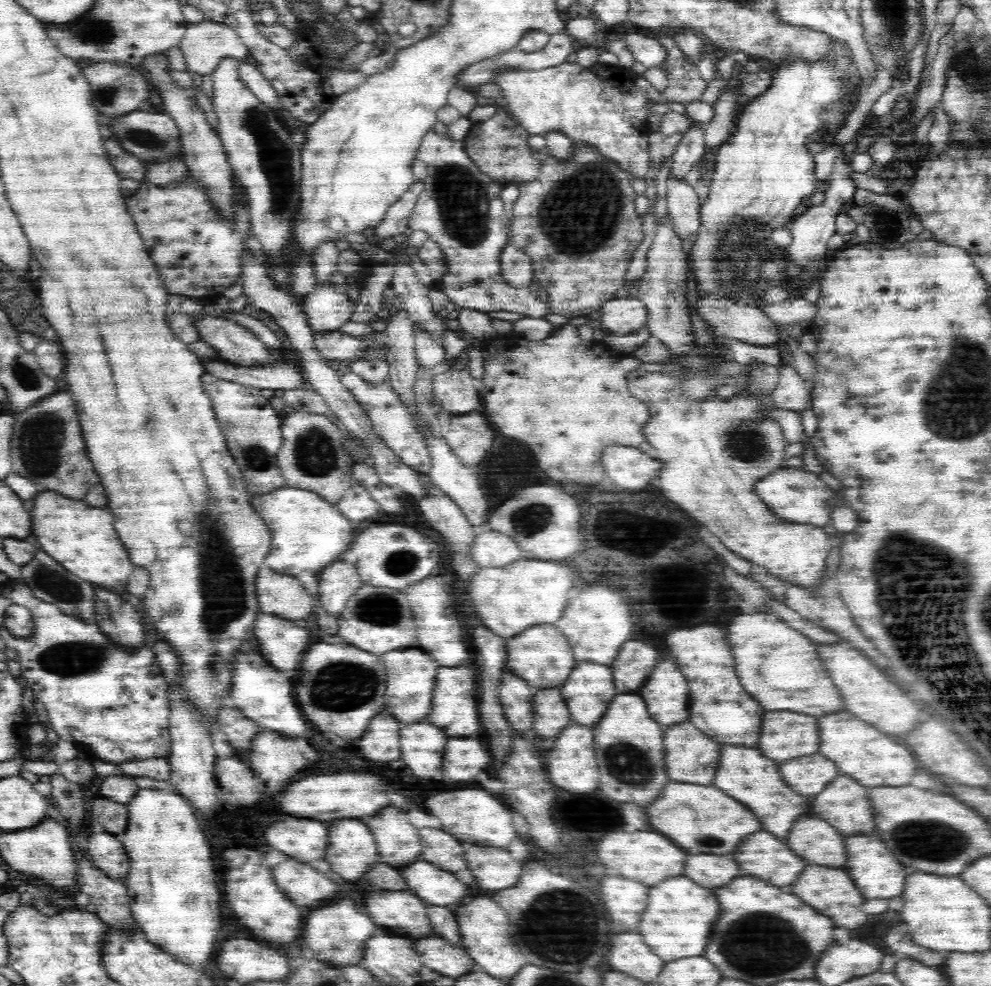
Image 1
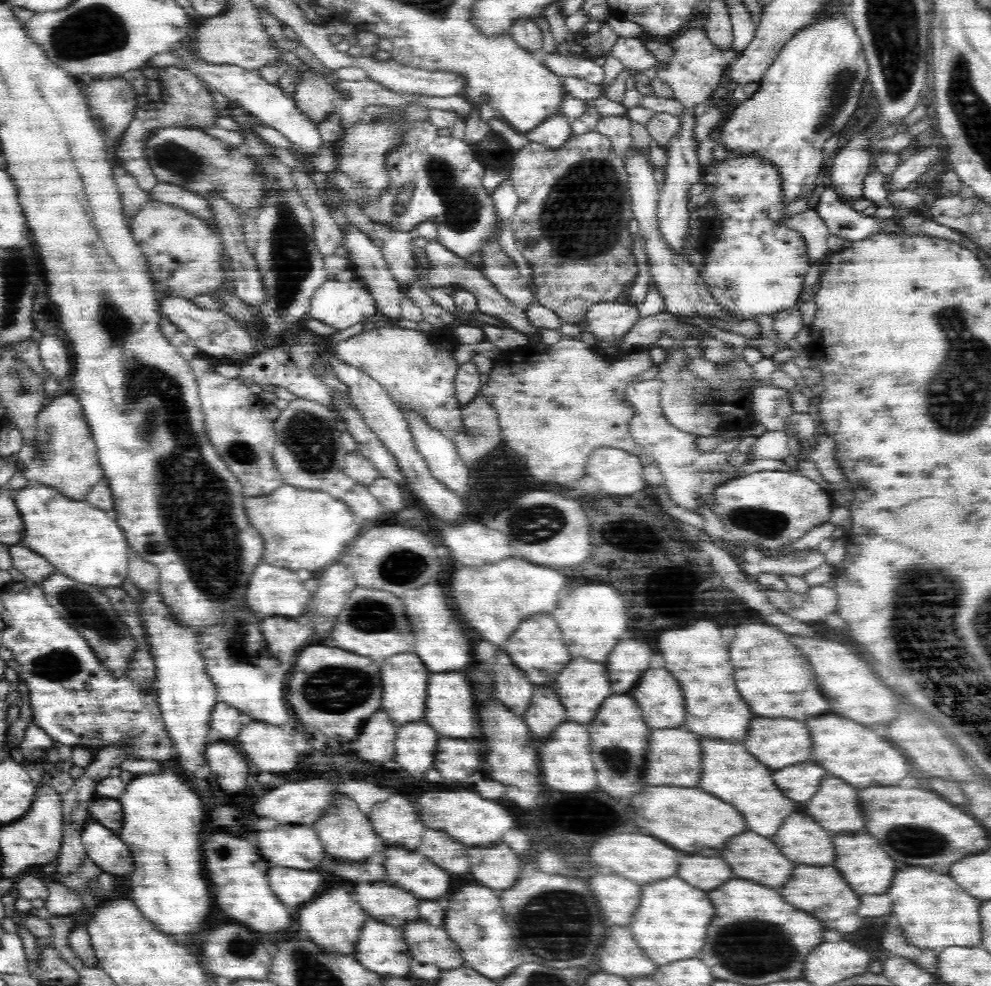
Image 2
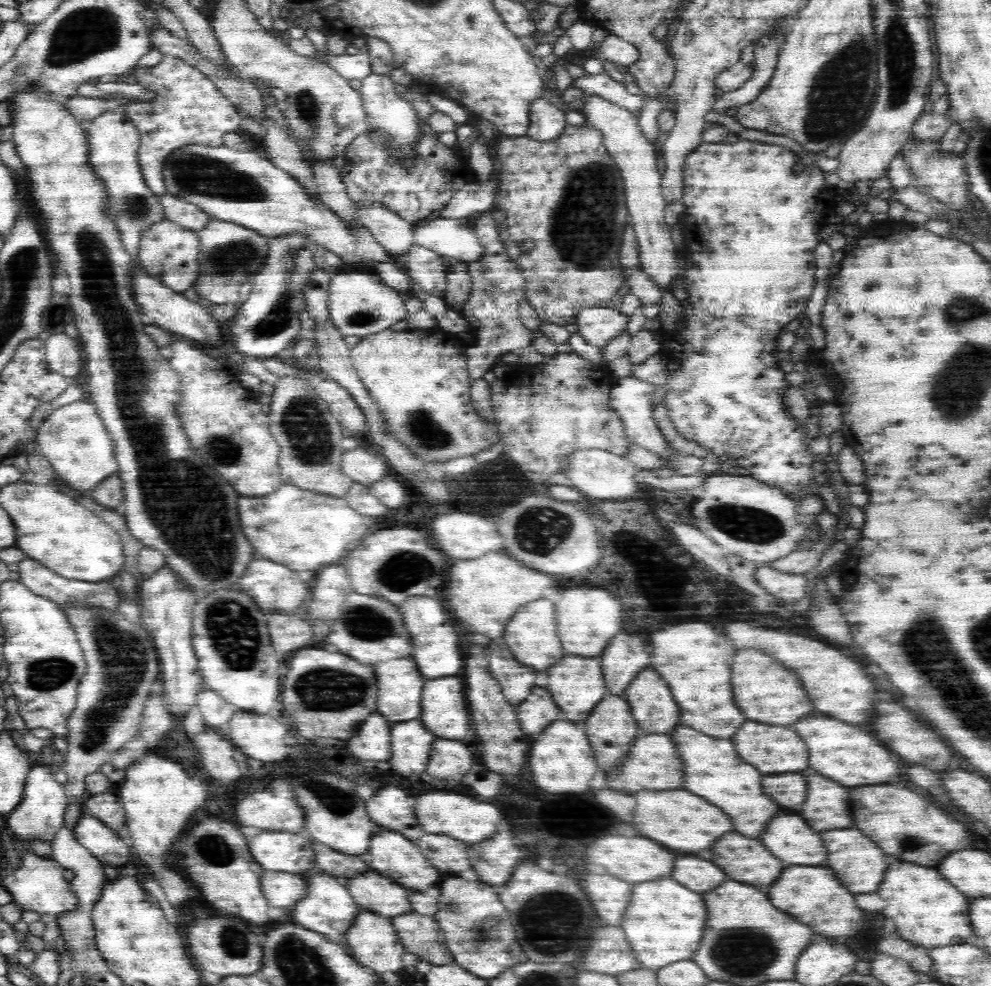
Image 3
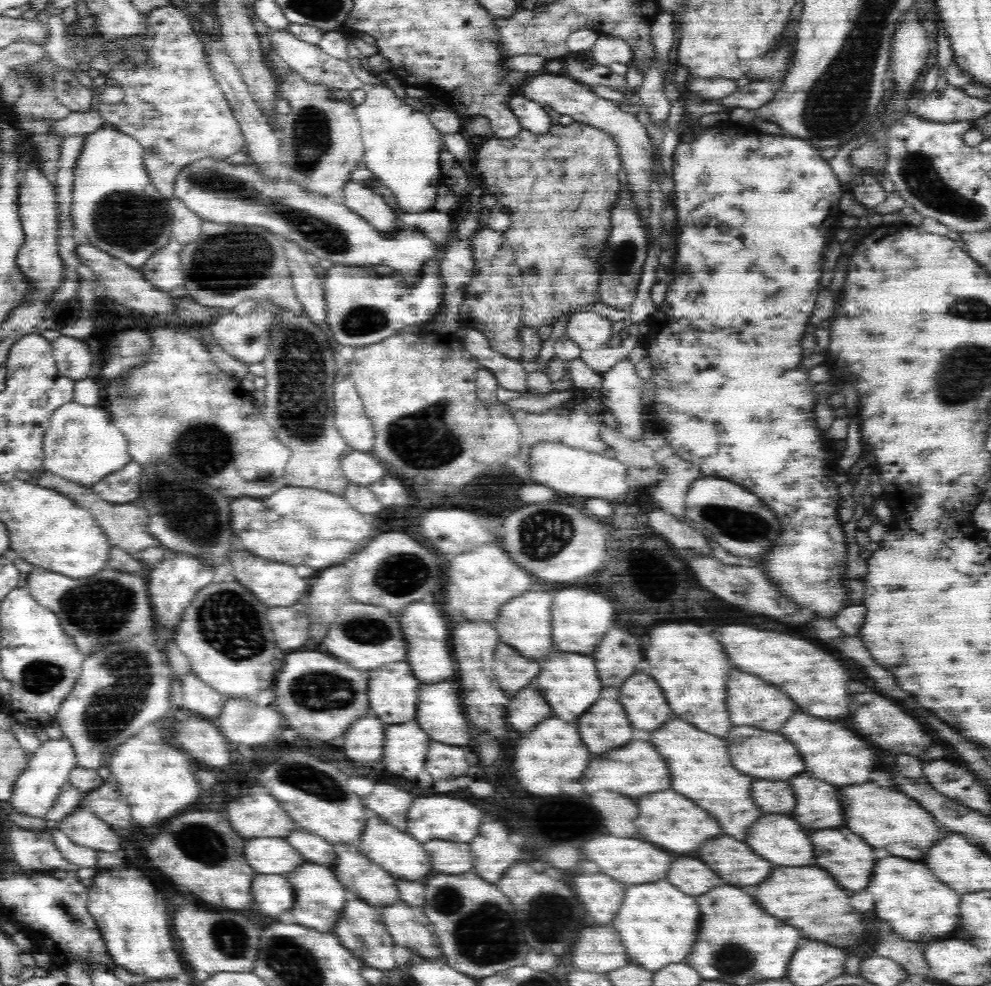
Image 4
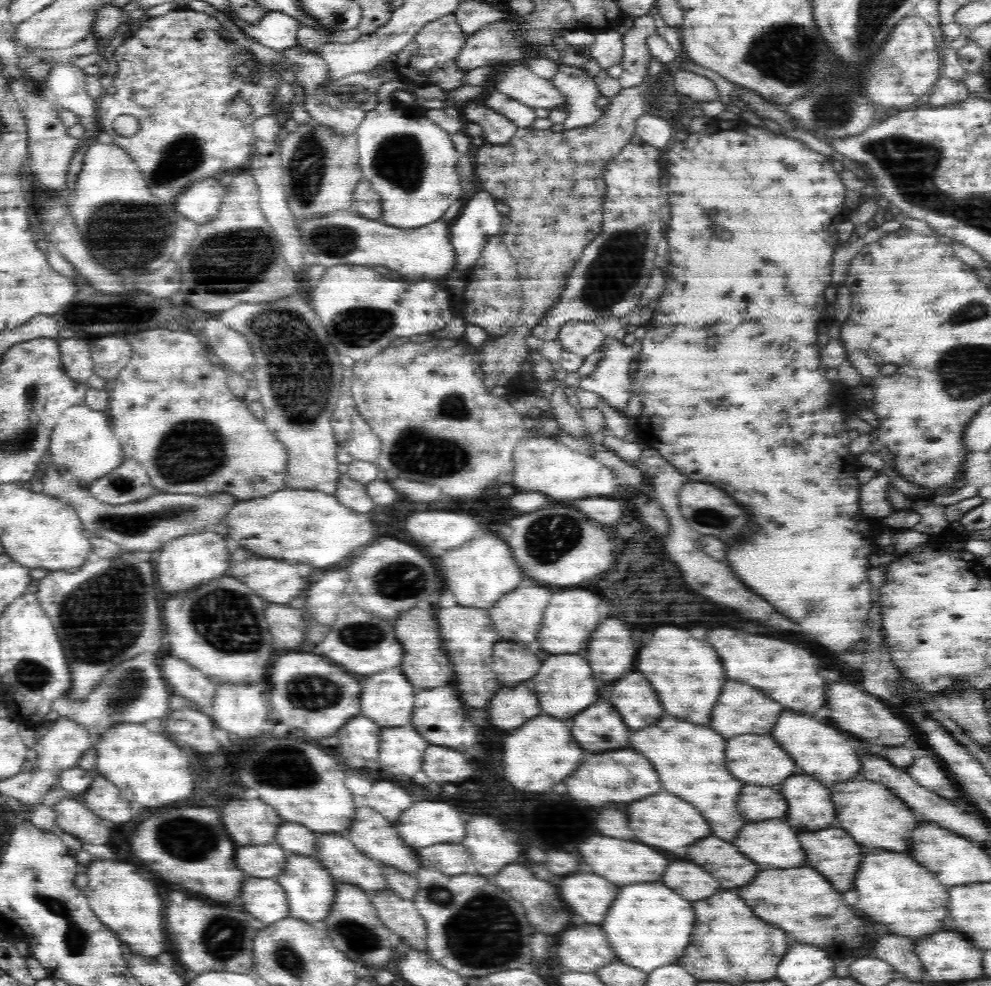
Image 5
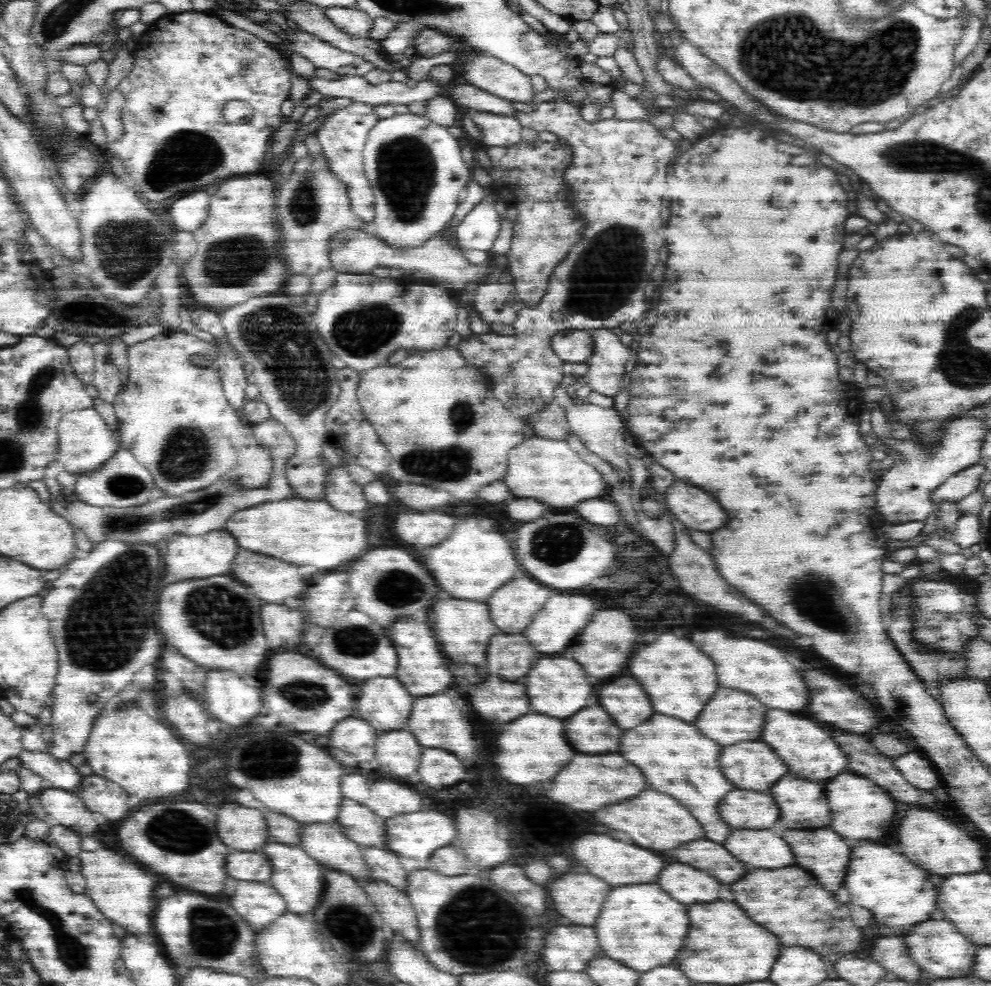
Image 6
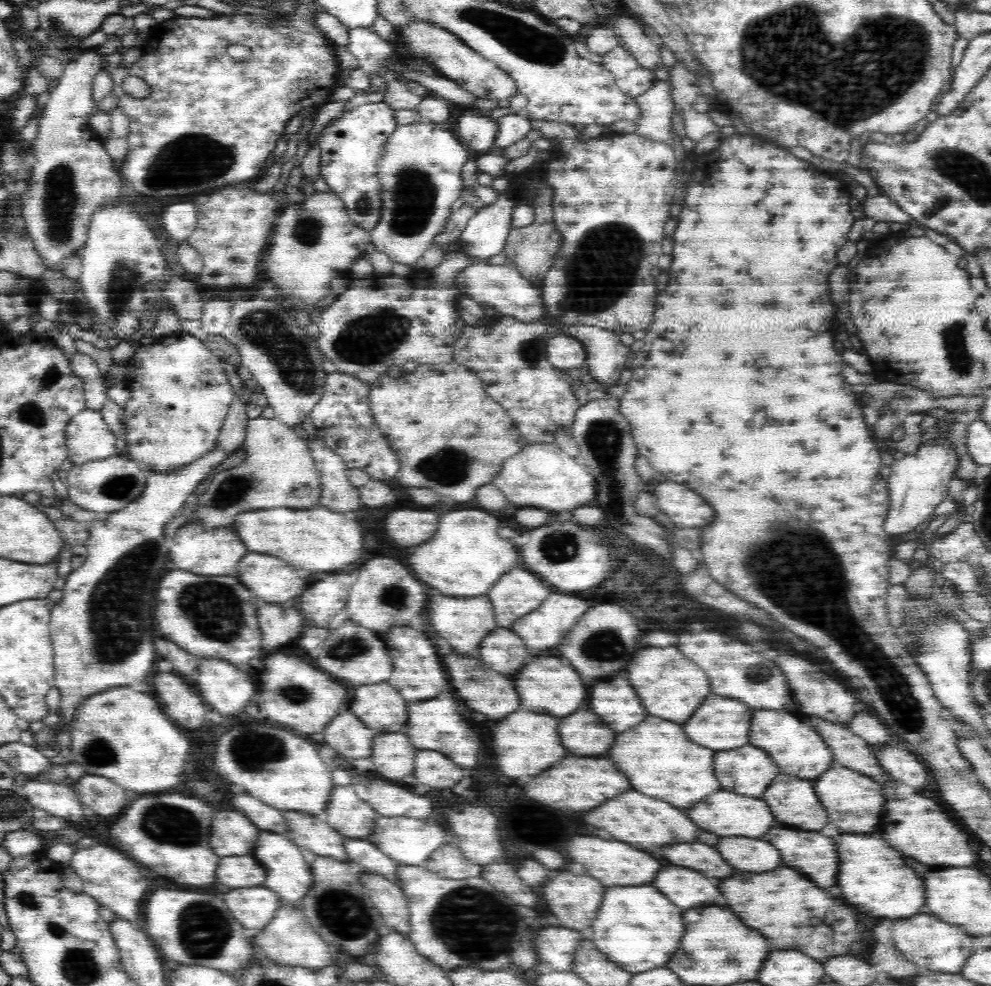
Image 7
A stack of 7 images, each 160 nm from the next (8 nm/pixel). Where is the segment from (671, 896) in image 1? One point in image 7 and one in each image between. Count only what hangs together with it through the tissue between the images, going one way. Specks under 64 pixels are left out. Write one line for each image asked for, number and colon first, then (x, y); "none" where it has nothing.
2: (672, 919)
3: (664, 923)
4: (658, 924)
5: (649, 925)
6: (641, 926)
7: (636, 926)

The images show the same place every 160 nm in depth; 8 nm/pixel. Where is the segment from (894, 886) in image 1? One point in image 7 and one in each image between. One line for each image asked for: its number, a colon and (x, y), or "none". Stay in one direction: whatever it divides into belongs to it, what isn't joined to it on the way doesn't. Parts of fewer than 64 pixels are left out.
2: (861, 861)
3: (848, 849)
4: (847, 856)
5: (831, 851)
6: (823, 852)
7: (814, 855)

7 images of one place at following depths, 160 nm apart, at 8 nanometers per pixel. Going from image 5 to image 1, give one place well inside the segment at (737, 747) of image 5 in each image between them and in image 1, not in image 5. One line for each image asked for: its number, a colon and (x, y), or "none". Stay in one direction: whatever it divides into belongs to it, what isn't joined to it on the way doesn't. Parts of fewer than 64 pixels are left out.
1: (785, 735)
2: (777, 742)
3: (774, 748)
4: (768, 755)

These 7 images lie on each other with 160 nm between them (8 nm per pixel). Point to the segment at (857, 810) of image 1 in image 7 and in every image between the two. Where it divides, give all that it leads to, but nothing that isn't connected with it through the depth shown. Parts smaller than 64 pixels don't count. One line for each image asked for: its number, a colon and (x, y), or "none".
2: (836, 805)
3: (827, 806)
4: (818, 807)
5: (811, 808)
6: (803, 804)
7: (794, 801)

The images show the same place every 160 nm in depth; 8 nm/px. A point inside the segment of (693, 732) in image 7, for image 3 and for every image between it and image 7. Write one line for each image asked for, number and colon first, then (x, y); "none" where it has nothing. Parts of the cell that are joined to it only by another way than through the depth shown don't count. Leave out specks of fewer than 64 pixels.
3: (766, 692)
4: (751, 702)
5: (741, 709)
6: (731, 716)

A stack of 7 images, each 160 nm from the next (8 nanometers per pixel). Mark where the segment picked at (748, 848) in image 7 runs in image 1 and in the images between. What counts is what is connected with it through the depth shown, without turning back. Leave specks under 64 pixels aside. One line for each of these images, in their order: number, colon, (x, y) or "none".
1: (814, 838)
2: (800, 838)
3: (789, 837)
4: (778, 838)
5: (773, 842)
6: (760, 848)

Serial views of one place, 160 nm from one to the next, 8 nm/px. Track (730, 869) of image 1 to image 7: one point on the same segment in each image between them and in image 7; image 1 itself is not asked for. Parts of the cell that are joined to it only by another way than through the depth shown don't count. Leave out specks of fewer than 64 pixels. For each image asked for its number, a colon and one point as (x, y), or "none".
2: (707, 873)
3: (697, 874)
4: (690, 874)
5: (691, 881)
6: (688, 885)
7: (686, 888)

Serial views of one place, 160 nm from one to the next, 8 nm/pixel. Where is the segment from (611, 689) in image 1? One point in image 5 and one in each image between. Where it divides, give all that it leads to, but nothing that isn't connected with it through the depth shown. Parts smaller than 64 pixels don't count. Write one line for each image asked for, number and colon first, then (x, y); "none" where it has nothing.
2: (583, 689)
3: (576, 685)
4: (576, 669)
5: (570, 674)

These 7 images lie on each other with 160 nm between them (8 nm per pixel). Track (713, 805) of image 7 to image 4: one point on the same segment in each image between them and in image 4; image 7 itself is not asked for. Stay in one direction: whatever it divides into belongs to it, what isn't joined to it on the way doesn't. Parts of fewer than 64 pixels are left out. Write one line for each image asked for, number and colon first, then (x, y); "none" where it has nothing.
4: (778, 797)
5: (757, 803)
6: (741, 808)

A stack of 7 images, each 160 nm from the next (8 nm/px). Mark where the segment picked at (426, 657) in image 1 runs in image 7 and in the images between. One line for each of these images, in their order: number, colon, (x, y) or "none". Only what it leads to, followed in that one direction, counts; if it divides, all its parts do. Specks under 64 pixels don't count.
2: (405, 677)
3: (400, 684)
4: (393, 689)
5: (388, 698)
6: (384, 702)
7: (379, 706)

